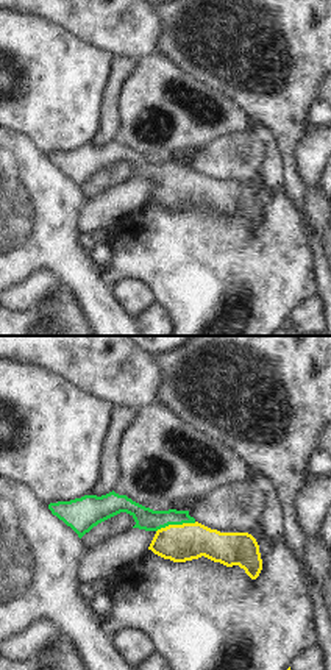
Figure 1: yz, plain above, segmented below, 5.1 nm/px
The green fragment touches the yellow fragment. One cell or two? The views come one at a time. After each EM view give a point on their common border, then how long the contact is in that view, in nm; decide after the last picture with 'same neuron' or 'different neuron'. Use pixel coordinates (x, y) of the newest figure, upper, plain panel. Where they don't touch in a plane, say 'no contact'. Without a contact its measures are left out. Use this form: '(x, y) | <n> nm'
(175, 174) | 220 nm

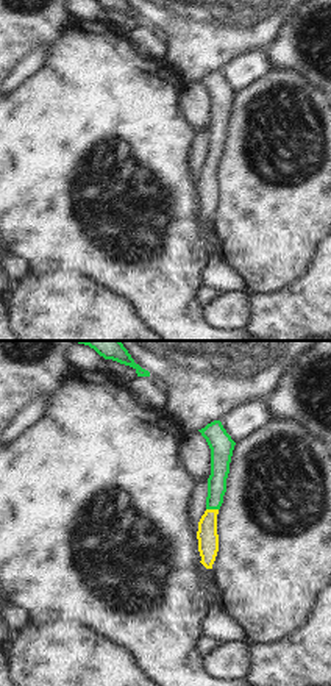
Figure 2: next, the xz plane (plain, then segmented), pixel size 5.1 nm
(213, 158) | 60 nm

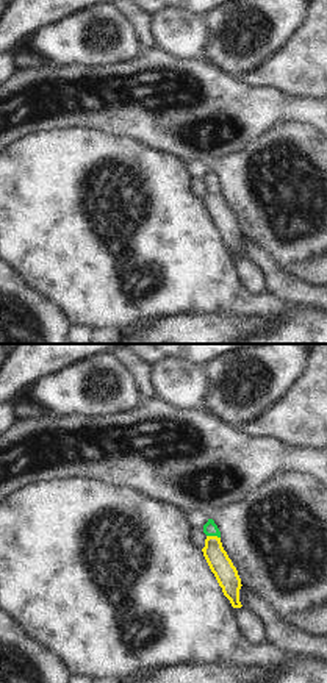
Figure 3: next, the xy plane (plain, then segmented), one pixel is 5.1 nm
(213, 185) | 70 nm

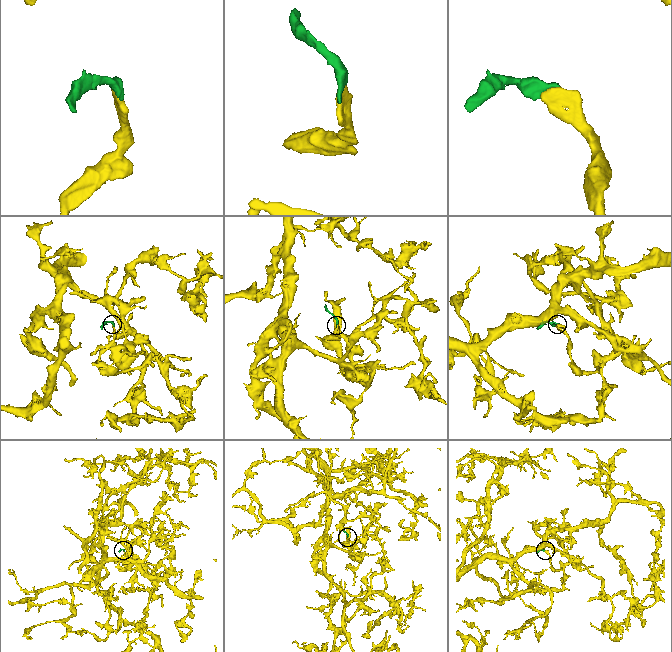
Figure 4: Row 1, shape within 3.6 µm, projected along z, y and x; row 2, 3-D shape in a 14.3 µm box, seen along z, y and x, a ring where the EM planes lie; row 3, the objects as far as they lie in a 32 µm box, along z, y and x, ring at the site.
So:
same neuron

